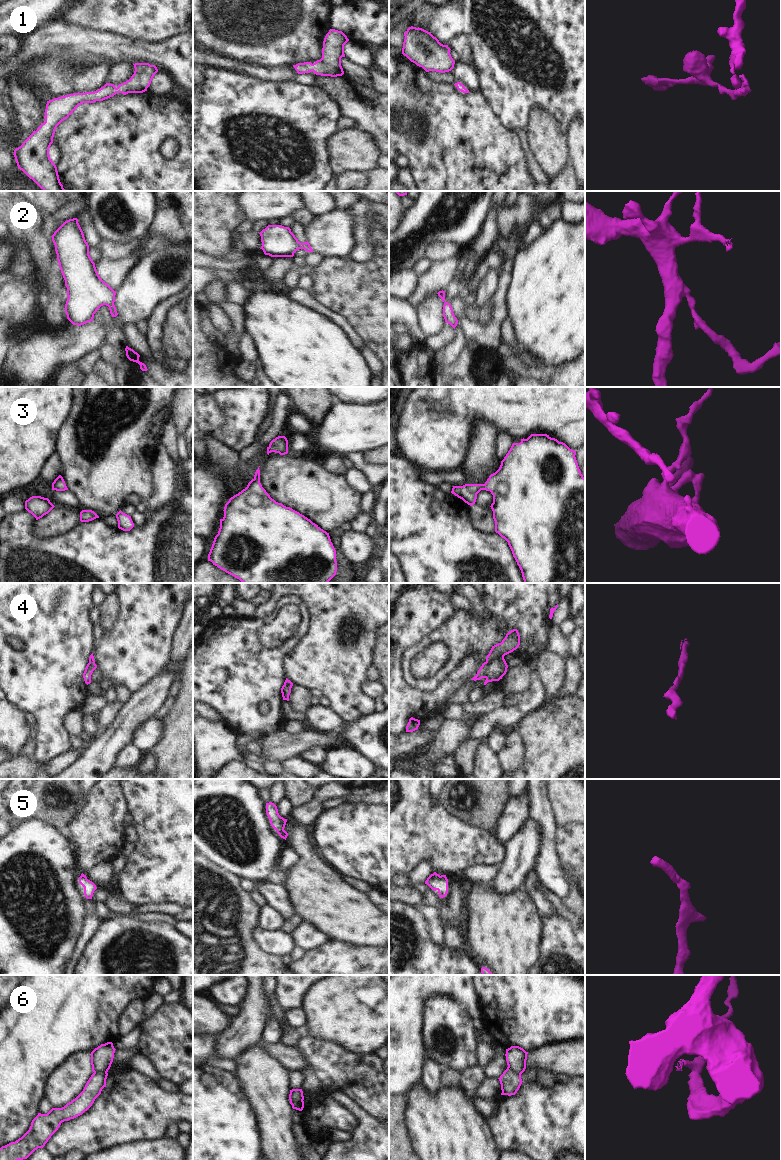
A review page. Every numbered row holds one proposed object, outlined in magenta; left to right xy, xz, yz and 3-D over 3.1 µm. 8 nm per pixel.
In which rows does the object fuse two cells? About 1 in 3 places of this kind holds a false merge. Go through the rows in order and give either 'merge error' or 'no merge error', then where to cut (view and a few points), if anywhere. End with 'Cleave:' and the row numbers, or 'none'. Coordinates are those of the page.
1: no merge error; no cut
2: no merge error; no cut
3: no merge error; no cut
4: no merge error; no cut
5: no merge error; no cut
6: merge error; cut in xy along (106, 1072), (94, 1073)
Cleave: 6

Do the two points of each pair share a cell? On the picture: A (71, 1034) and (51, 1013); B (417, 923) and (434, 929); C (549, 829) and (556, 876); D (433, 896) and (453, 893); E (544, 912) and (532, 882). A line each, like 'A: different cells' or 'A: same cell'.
A: same cell
B: different cells
C: same cell
D: different cells
E: same cell

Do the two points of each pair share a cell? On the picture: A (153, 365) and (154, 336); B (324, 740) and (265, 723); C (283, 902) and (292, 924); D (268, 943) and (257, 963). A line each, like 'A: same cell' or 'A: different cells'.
A: same cell
B: different cells
C: different cells
D: different cells

